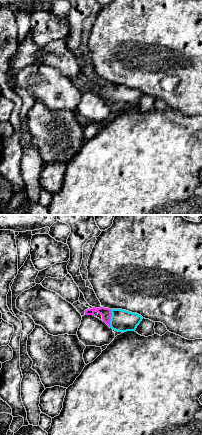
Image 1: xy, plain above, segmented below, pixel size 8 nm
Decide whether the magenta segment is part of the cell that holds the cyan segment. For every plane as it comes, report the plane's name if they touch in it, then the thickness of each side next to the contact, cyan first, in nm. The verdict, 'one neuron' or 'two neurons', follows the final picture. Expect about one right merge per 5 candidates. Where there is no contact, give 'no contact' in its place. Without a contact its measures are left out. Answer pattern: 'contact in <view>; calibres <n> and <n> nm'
contact in xy; calibres 180 and 80 nm

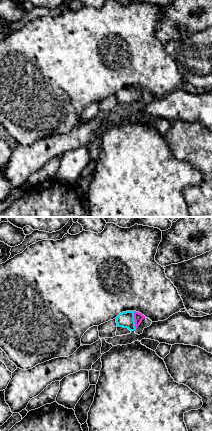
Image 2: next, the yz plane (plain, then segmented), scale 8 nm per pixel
contact in yz; calibres 130 and 80 nm

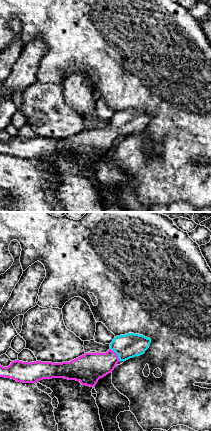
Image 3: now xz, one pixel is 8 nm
contact in xz; calibres 200 and 240 nm

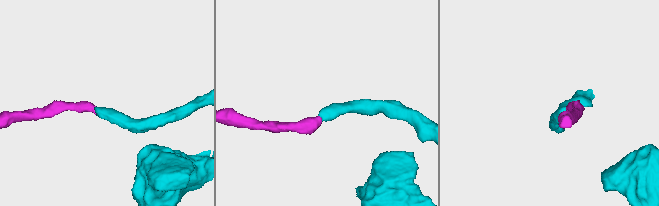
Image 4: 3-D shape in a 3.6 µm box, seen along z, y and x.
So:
one neuron

